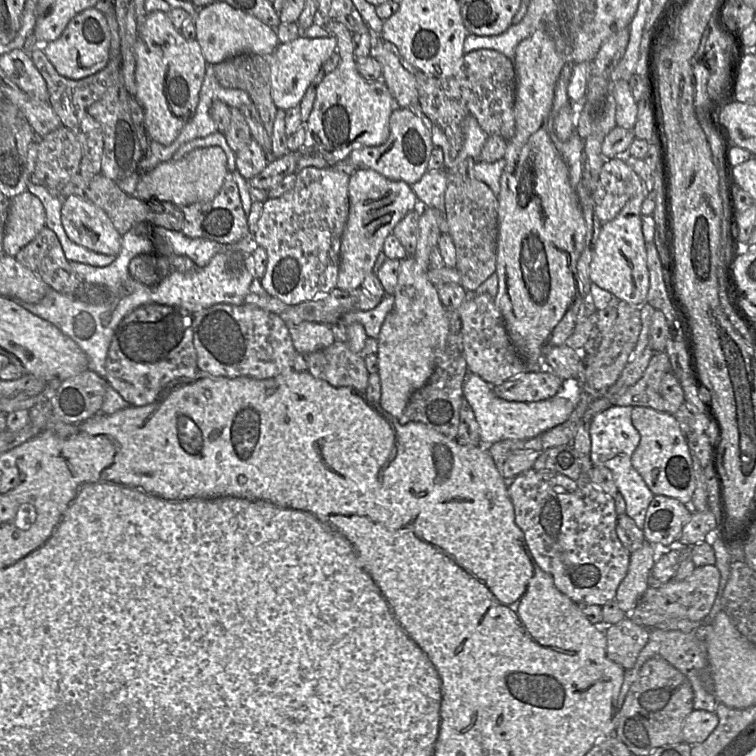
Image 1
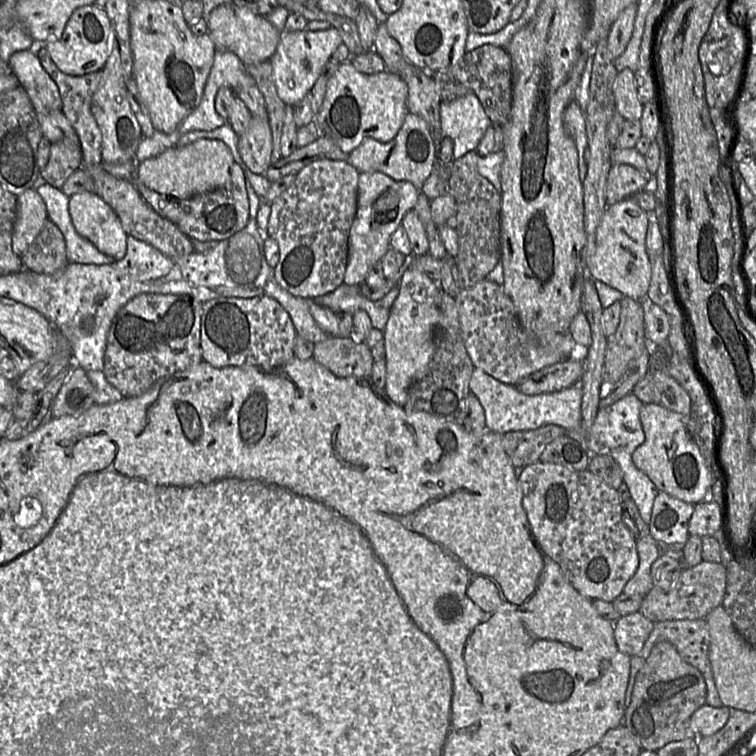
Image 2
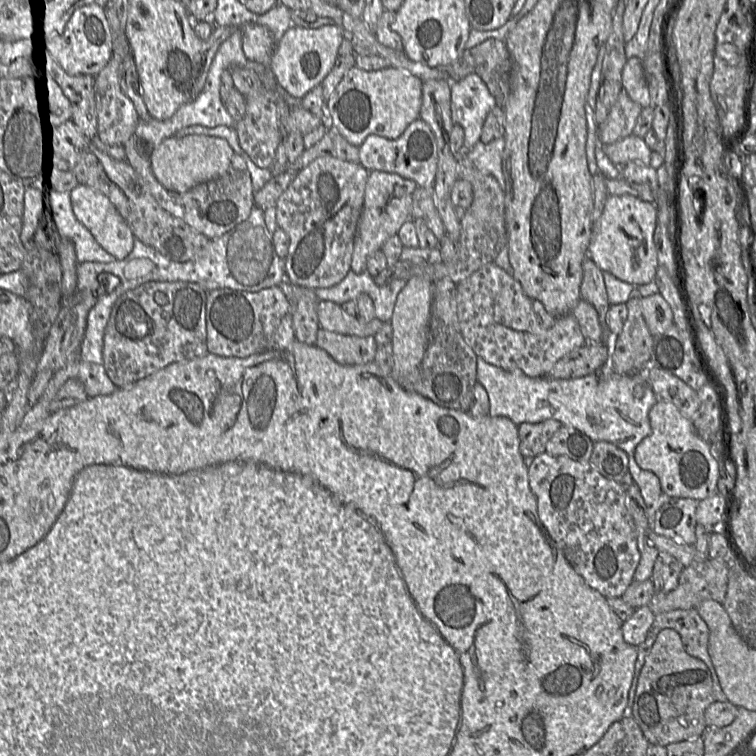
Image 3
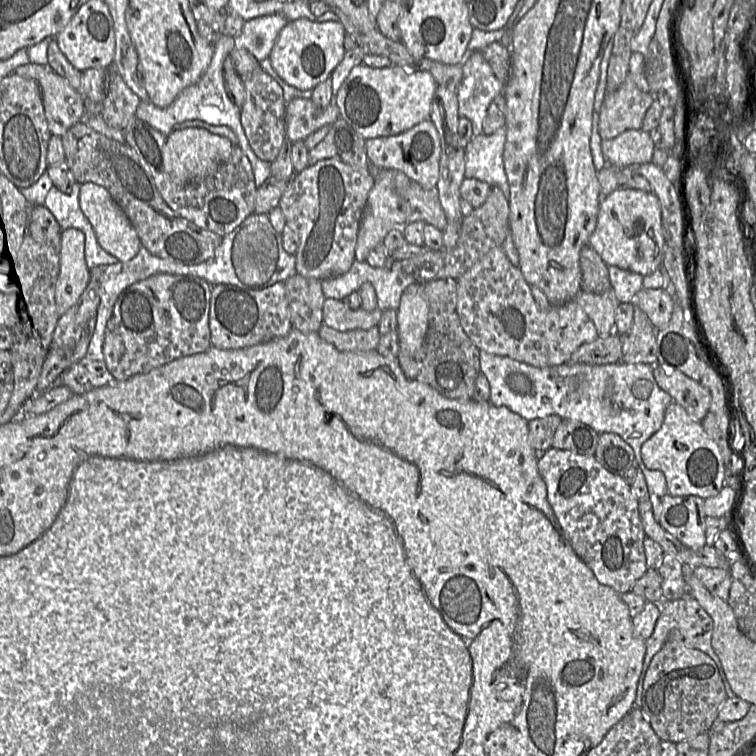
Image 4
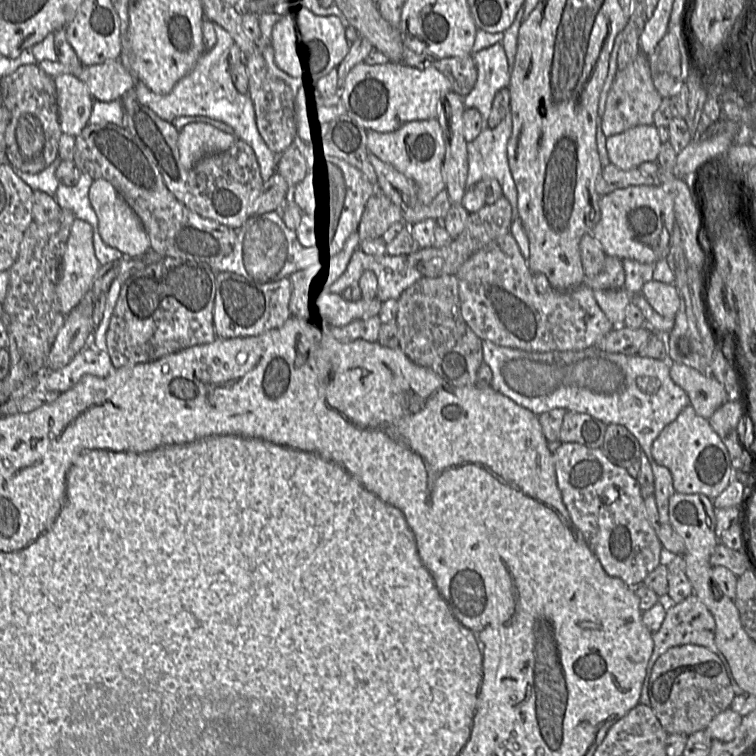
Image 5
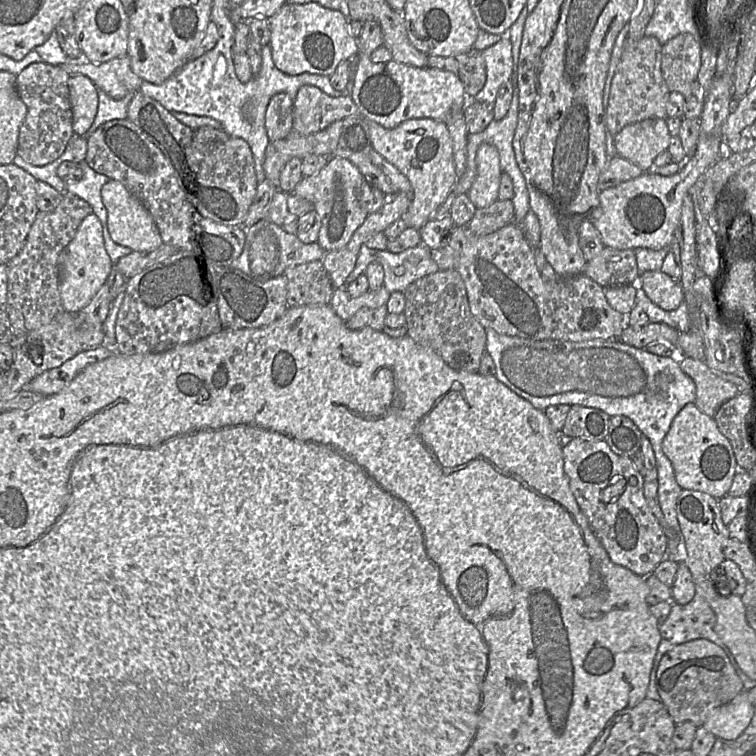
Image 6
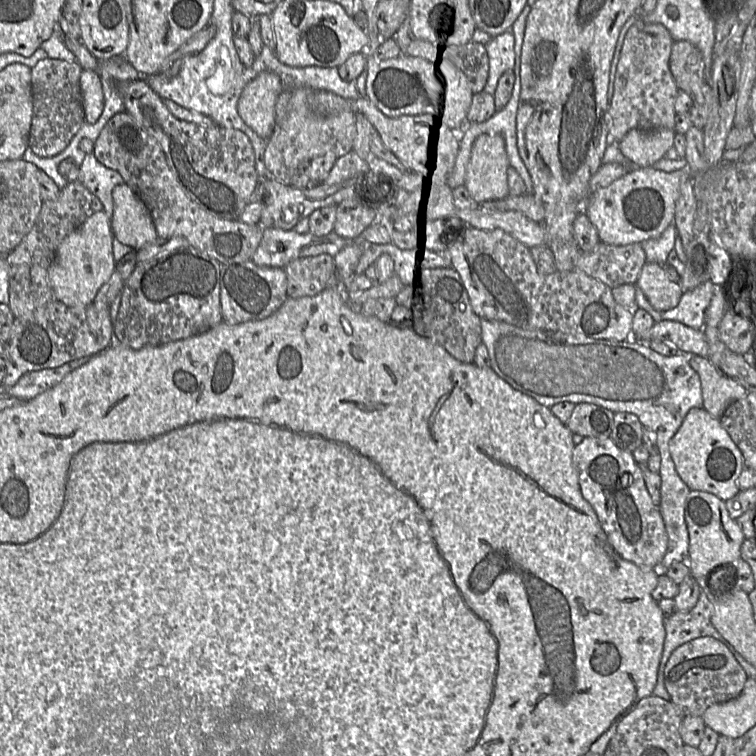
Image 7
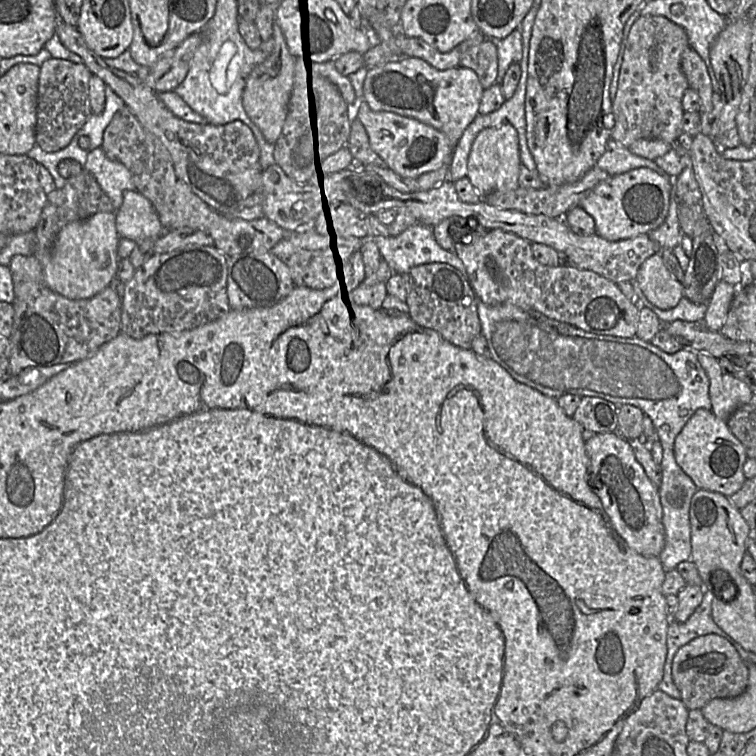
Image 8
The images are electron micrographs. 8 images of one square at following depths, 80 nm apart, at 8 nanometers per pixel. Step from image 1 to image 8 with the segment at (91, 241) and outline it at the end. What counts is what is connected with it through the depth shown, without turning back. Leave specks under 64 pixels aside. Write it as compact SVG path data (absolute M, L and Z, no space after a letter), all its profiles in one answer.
M137 191L123 193L123 202L115 211L116 229L121 238L140 242L159 238L164 229L152 203Z

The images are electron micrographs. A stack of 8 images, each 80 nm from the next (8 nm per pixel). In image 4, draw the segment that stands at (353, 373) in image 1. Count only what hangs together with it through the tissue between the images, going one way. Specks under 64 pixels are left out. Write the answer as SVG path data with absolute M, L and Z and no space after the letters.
M322 324L317 331L321 339L343 352L366 352L376 350L380 340L379 328L338 331Z

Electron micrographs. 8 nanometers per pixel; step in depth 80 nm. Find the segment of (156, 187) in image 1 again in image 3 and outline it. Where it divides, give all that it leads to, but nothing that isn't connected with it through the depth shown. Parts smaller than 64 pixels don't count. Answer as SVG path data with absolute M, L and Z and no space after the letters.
M192 134L171 136L154 147L151 167L157 180L168 190L186 192L194 186L220 177L230 167L234 151L224 138Z

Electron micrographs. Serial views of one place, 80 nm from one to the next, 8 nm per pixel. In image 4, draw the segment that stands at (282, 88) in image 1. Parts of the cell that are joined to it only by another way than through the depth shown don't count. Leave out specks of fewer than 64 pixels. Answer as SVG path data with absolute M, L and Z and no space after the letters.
M308 18L290 20L281 29L269 55L275 72L289 85L302 90L312 90L324 82L346 53L346 30L338 21L316 22Z

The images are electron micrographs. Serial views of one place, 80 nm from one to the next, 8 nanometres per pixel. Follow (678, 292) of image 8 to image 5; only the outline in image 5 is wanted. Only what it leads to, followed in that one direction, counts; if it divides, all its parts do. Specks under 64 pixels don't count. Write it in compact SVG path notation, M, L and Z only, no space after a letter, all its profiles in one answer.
M650 280L643 285L641 293L659 315L675 317L679 308L679 295L674 284Z

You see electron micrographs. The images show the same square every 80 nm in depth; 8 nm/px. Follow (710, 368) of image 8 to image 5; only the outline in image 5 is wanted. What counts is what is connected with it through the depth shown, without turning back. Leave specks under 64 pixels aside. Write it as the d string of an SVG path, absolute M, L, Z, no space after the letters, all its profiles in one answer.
M671 363L669 374L687 394L689 405L702 418L710 418L728 400L724 385L689 366Z

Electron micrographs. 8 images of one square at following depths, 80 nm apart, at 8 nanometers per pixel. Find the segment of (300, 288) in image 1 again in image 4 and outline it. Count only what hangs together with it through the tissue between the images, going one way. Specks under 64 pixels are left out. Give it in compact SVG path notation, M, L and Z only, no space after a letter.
M324 159L309 165L289 182L278 207L285 217L286 226L299 235L299 244L294 254L296 274L322 281L343 275L351 268L355 260L355 246L362 214L368 194L374 185L374 178L375 174L361 173L340 160Z

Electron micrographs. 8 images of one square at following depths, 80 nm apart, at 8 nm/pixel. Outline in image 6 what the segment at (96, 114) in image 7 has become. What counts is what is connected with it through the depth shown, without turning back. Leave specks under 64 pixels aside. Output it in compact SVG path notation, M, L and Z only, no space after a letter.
M71 74L68 80L74 135L85 135L98 109L99 90L90 78Z

